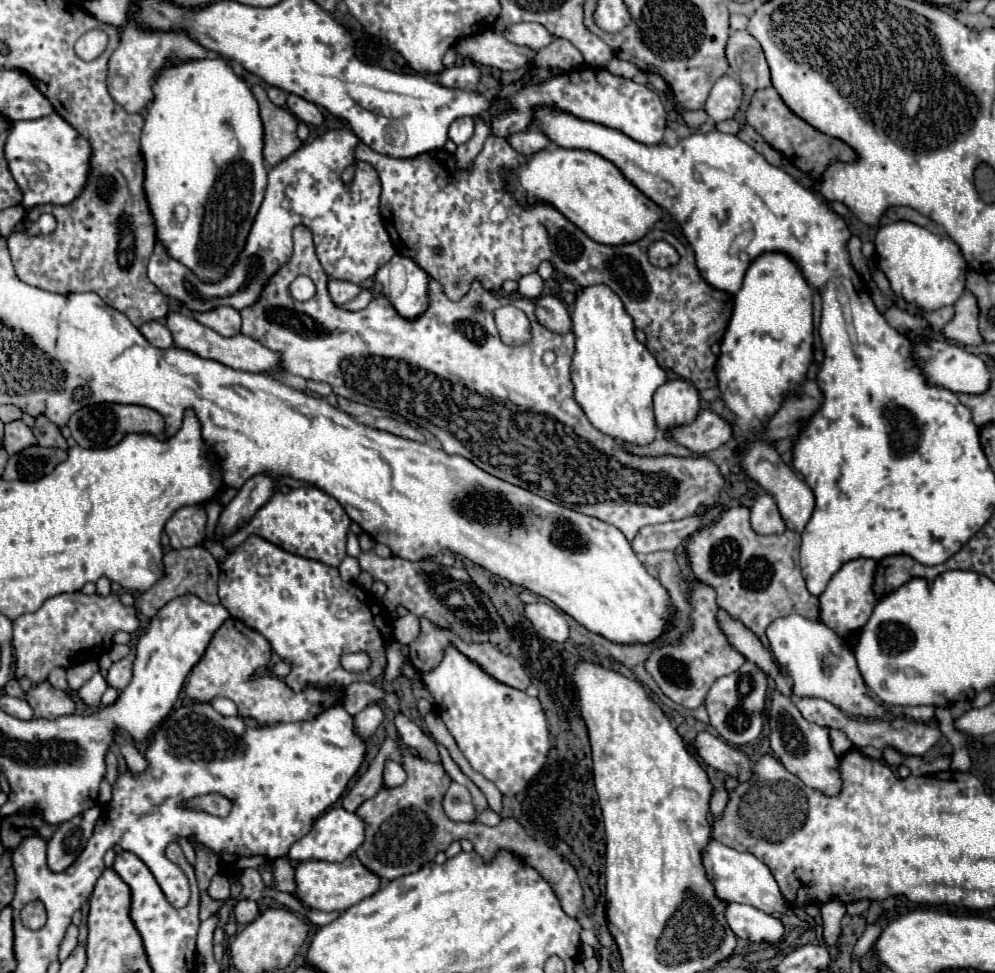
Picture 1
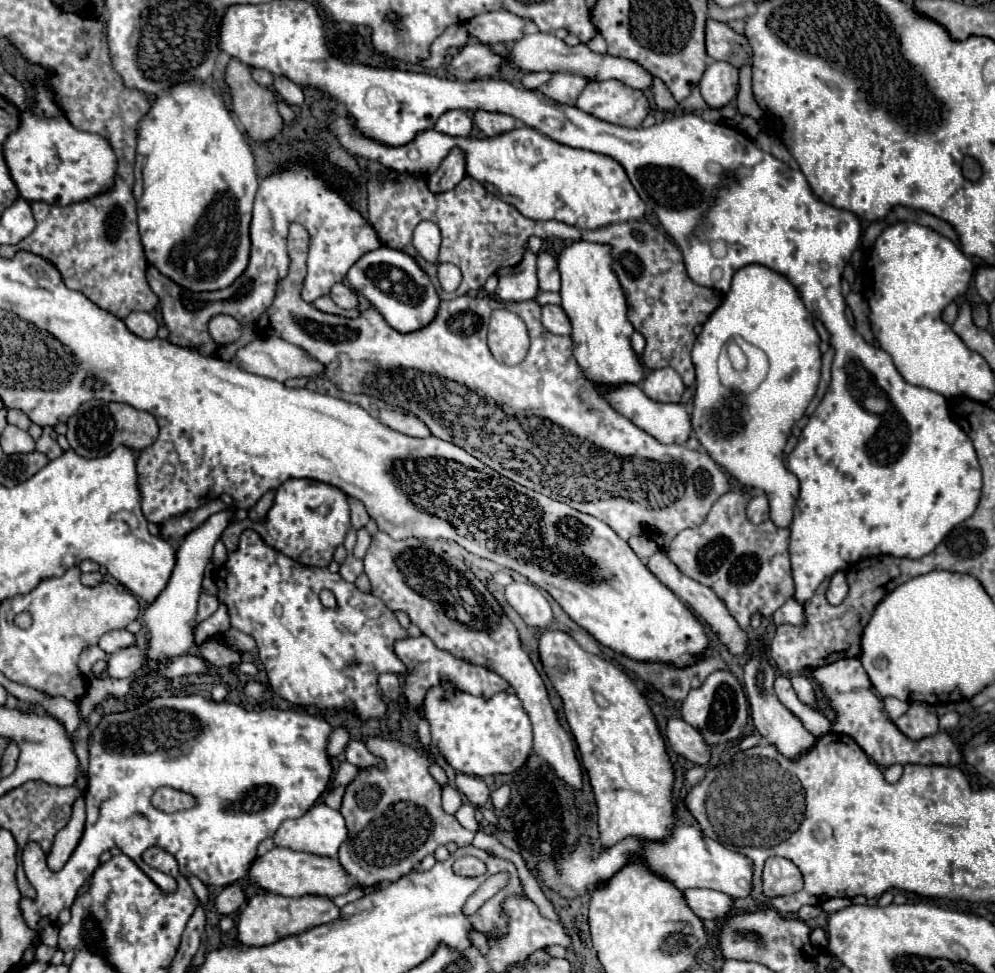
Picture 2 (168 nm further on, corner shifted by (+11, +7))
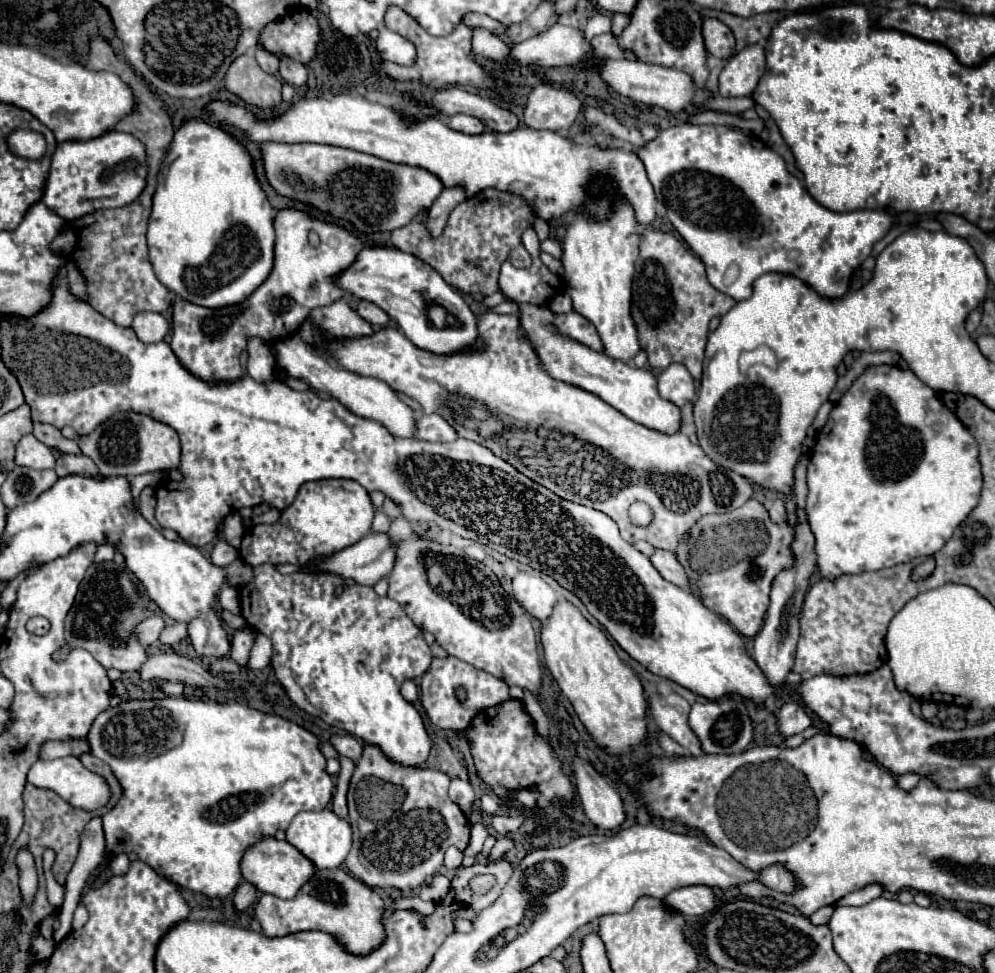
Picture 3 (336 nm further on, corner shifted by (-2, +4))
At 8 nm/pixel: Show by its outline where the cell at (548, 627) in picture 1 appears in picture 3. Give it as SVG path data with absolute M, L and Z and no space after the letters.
M520 571L512 579L512 595L532 617L540 621L546 621L550 617L550 611L558 601L556 591L546 581L526 571Z

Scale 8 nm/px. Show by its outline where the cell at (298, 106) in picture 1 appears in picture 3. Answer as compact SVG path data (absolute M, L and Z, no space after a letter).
M282 55L282 57L280 57L280 77L282 77L286 83L290 83L290 85L300 87L300 85L306 85L308 69L306 69L302 63L298 63L298 61Z

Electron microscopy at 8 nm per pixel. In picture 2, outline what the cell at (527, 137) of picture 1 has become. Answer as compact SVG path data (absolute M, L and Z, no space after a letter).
M475 112L475 124L489 138L511 132L515 128L515 120L511 116L497 114L497 112Z

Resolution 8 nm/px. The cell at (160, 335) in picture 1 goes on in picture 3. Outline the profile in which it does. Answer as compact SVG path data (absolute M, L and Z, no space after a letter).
M142 311L134 317L132 329L142 343L158 343L164 339L170 327L168 327L168 321L160 313Z

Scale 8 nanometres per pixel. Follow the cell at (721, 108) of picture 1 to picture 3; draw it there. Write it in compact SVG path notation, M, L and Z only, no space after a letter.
M748 45L730 61L720 73L720 95L722 97L744 97L752 95L760 77L766 71L766 53L762 45Z

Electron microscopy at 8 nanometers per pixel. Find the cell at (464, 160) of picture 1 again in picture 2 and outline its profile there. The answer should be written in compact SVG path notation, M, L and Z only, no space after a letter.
M451 148L447 158L429 176L431 192L445 192L455 188L465 178L465 152L461 148Z

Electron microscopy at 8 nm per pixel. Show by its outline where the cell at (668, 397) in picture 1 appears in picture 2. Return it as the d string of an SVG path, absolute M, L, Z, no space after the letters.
M659 368L645 376L643 392L655 402L679 402L685 392L685 384L673 368Z

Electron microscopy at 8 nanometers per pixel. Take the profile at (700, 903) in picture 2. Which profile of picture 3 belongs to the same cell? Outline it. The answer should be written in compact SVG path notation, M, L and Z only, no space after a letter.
M690 885L690 887L680 887L670 891L664 897L664 903L668 909L676 913L698 917L710 913L718 905L718 899L714 891L706 885Z

